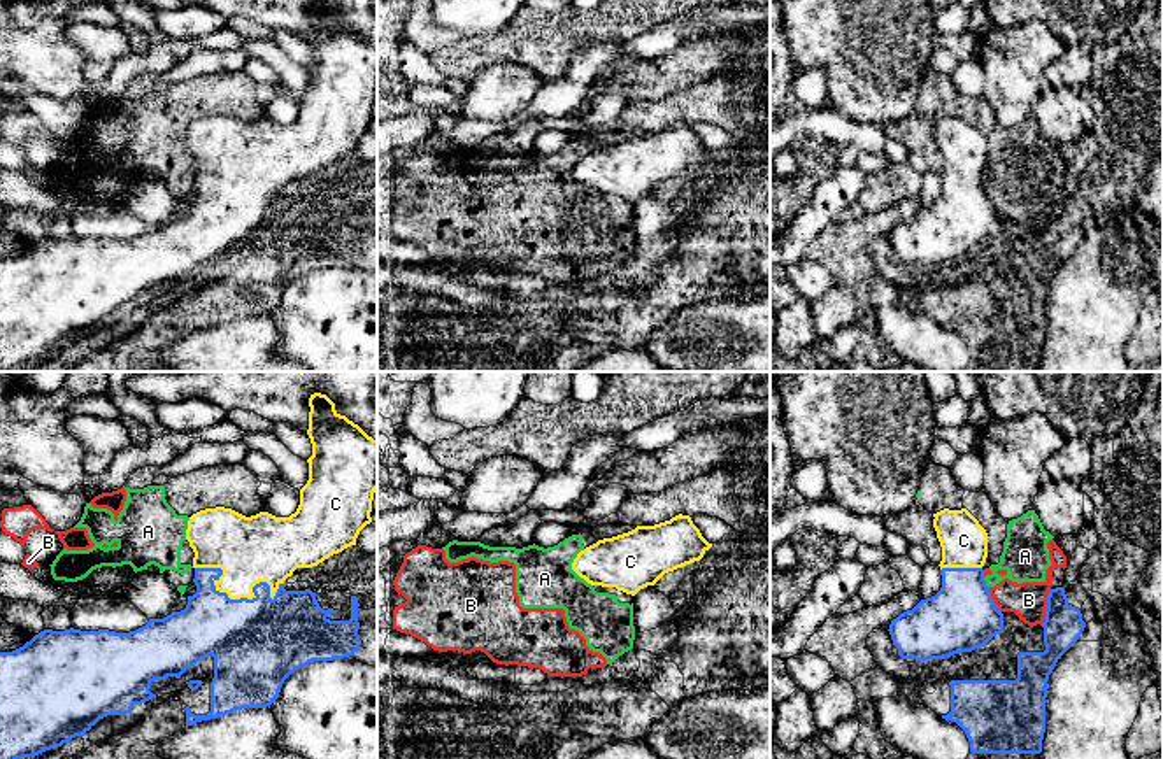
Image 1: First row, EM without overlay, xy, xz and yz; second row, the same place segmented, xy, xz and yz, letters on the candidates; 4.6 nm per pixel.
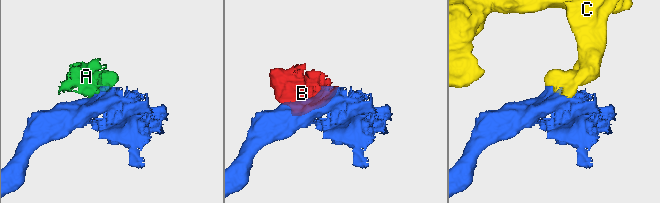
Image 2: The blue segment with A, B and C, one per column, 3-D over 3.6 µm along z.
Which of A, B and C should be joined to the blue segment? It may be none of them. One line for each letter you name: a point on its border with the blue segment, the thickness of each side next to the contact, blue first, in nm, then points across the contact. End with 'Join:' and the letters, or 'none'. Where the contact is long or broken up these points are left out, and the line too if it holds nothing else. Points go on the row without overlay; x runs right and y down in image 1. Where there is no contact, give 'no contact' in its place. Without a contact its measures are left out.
C: contact xy (237, 207); calibres 420 and 300 nm
Join: C

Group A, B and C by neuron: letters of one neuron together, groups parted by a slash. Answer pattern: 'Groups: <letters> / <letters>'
Groups: A B / C

